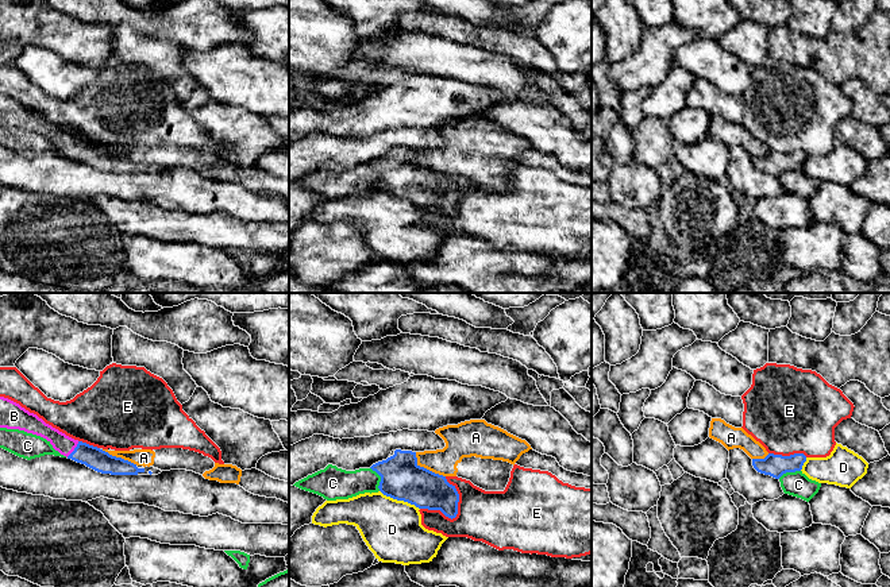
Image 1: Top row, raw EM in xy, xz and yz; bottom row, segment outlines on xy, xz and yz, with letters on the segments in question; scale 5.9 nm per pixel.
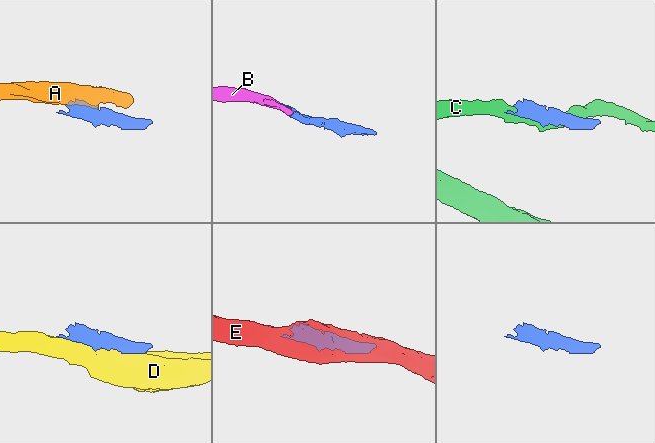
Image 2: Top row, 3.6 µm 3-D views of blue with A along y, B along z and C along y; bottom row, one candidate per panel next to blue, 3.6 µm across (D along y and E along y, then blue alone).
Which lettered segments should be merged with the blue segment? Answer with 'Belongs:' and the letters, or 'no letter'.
Belongs: B

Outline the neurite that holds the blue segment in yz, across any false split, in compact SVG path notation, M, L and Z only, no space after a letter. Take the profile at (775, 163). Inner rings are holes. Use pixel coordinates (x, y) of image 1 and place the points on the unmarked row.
M768 151L764 157L752 157L752 163L758 170L779 177L786 170L801 169L805 159L804 151L790 154Z

